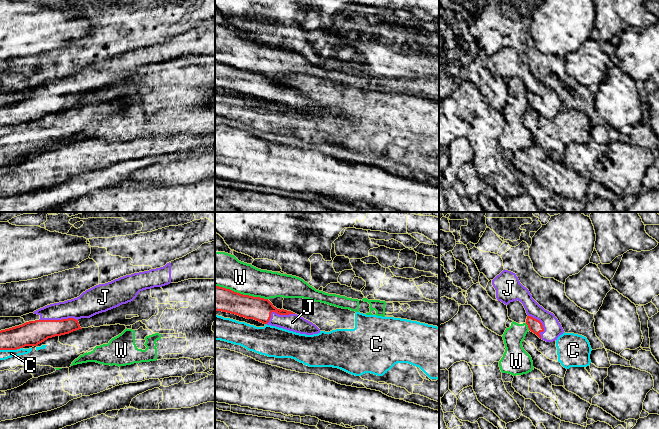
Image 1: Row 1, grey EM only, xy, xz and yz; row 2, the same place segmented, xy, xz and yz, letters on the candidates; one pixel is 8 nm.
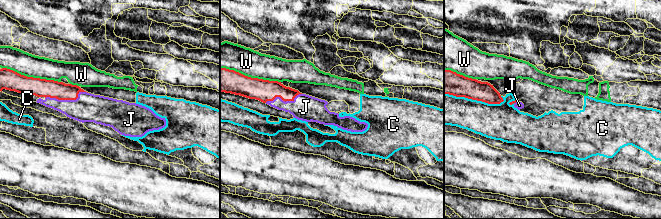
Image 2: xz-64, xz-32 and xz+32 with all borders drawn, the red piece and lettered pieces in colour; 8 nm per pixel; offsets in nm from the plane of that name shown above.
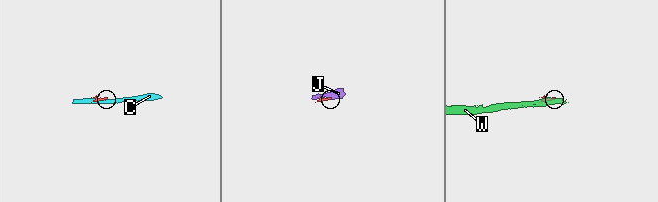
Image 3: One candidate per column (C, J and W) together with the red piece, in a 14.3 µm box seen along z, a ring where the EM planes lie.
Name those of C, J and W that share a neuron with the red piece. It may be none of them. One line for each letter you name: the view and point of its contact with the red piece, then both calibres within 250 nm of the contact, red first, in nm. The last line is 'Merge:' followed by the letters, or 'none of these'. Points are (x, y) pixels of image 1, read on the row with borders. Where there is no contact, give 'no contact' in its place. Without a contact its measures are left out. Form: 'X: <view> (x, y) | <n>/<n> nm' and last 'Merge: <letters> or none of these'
J: xy (58, 320) | 200/190 nm
Merge: J

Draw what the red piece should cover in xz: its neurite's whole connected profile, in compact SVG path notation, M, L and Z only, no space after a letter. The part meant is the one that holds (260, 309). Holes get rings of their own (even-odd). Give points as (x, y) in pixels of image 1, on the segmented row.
M215 286L215 311L254 319L300 334L320 333L320 329L312 322L291 311L277 309L268 299L243 295L219 286Z

